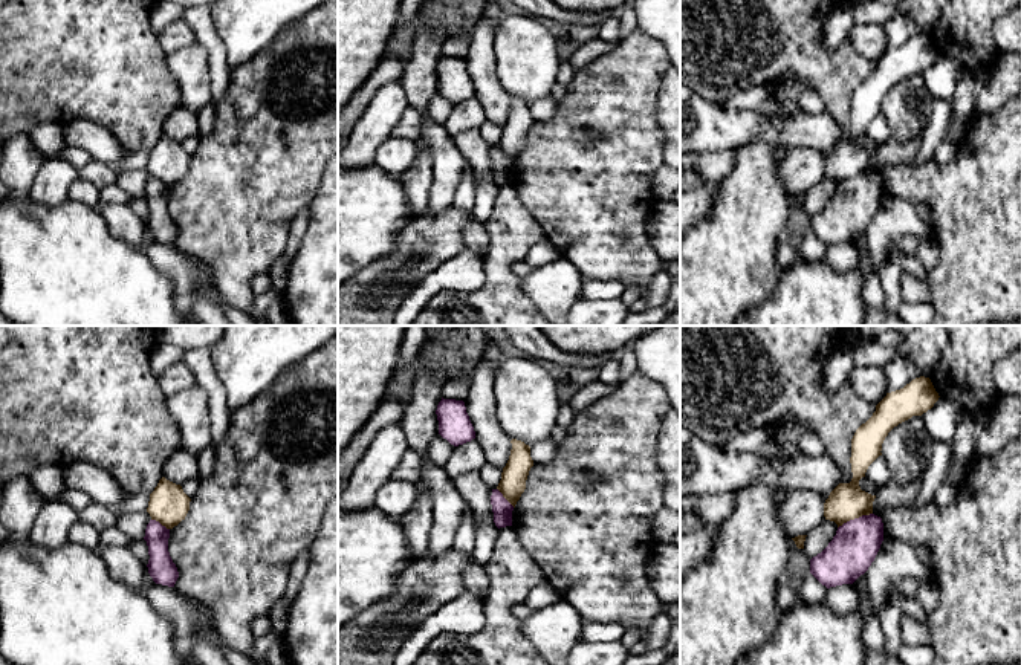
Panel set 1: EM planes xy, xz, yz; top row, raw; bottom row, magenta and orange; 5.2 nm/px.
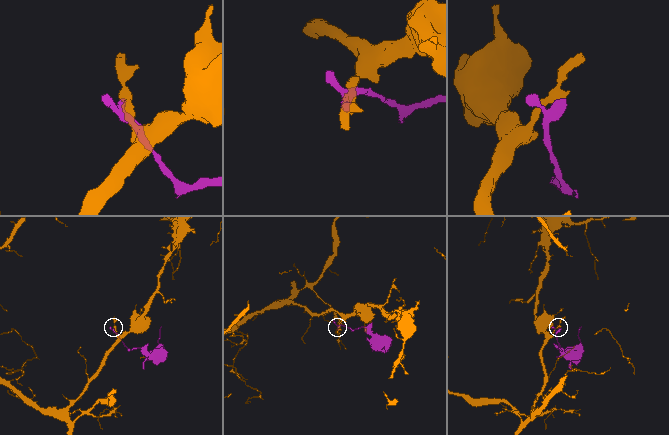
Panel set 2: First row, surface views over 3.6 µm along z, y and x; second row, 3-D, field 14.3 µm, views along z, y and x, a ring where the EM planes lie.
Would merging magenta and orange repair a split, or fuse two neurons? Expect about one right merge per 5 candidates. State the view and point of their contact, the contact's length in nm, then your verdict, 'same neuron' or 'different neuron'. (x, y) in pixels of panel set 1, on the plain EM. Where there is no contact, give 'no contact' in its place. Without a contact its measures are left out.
contact yz (855, 176); length 200 nm; different neuron

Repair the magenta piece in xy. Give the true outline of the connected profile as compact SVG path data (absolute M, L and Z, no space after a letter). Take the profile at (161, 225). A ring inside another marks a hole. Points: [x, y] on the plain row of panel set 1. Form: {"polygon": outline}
{"polygon": "M150 177L144 197L148 203L148 231L156 242L174 245L179 229L168 209L170 187Z"}

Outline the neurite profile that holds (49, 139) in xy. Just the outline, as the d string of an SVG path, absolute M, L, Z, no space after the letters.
M43 122L35 130L32 130L29 136L46 159L63 157L63 150L67 147L63 125L57 122Z

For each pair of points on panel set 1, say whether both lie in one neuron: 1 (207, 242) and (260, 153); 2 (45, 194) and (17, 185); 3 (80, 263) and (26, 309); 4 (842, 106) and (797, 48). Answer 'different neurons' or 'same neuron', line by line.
1: same neuron
2: different neurons
3: same neuron
4: same neuron

